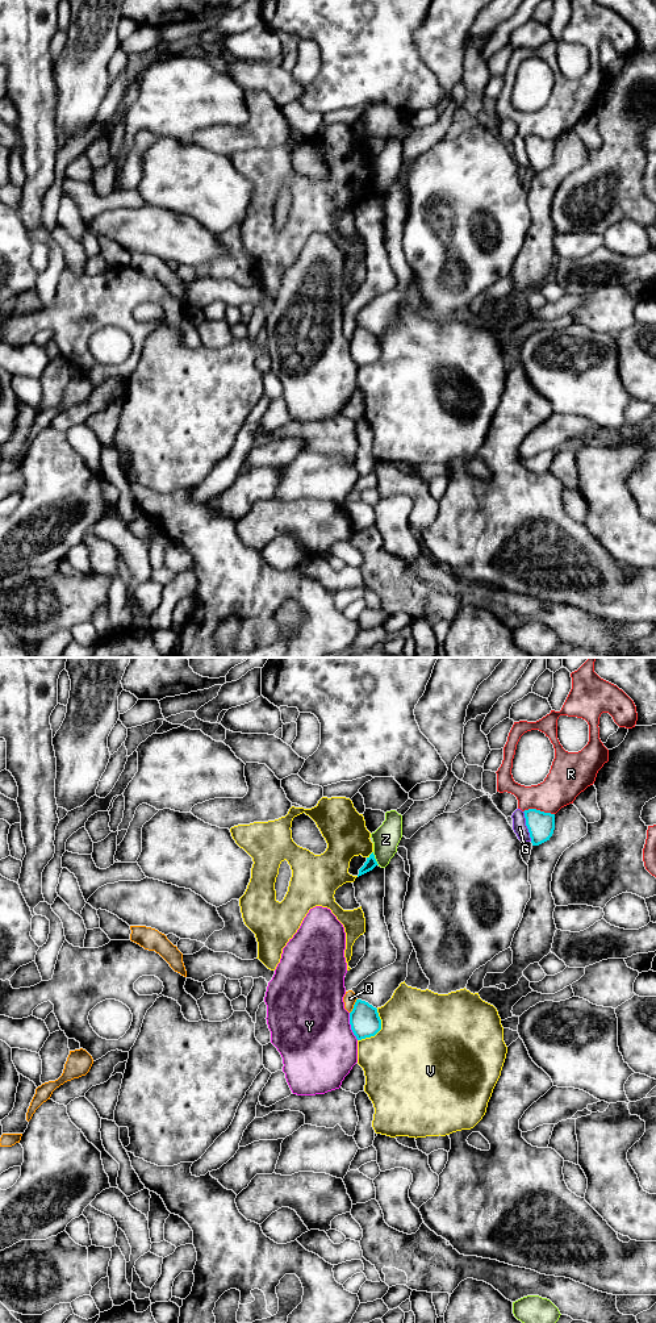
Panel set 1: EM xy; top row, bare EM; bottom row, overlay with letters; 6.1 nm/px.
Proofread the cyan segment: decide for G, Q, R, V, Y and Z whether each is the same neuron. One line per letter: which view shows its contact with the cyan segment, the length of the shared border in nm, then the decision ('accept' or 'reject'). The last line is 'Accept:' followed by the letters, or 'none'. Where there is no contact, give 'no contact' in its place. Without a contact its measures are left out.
G: xy | 190 nm | reject
Q: xy | 100 nm | reject
R: xy | 190 nm | reject
V: xy | 240 nm | reject
Y: xy | 180 nm | reject
Z: xy | 90 nm | reject
Accept: none

